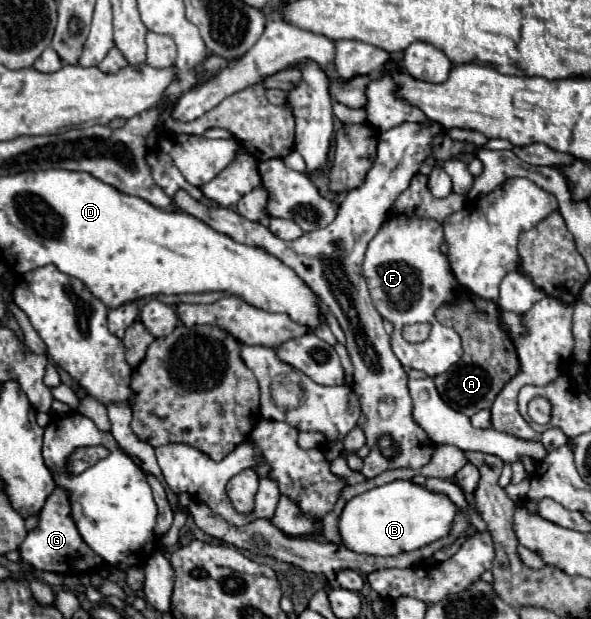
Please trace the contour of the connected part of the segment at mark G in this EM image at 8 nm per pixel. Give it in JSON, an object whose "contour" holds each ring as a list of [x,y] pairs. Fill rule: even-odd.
{"contour":[[[56,487],[52,491],[52,495],[46,499],[46,505],[42,507],[42,511],[38,515],[38,525],[22,541],[20,553],[22,553],[24,563],[28,563],[36,569],[42,569],[42,571],[52,571],[52,573],[62,573],[62,575],[92,573],[92,571],[100,571],[104,565],[102,557],[96,555],[80,537],[80,533],[72,521],[68,491],[62,487]]]}

